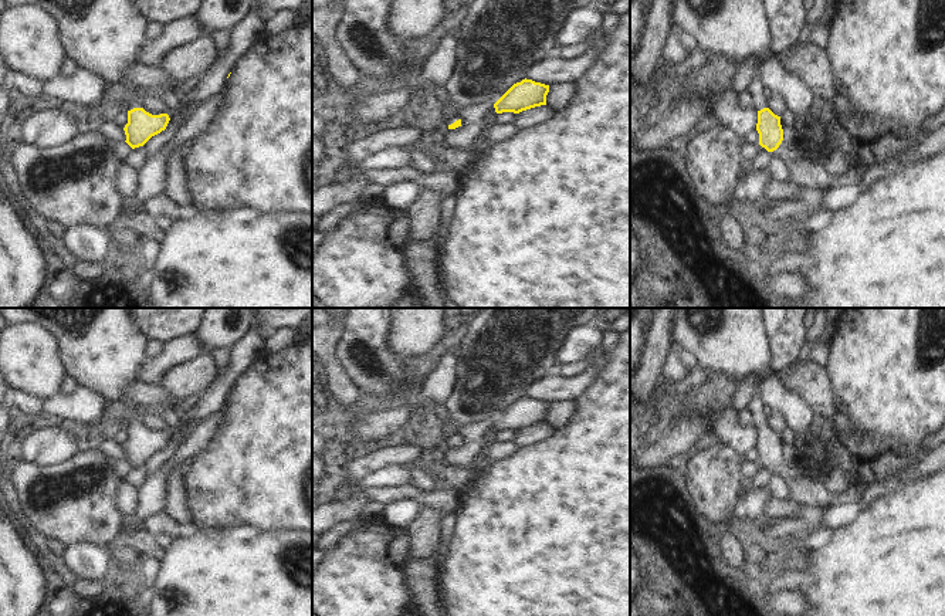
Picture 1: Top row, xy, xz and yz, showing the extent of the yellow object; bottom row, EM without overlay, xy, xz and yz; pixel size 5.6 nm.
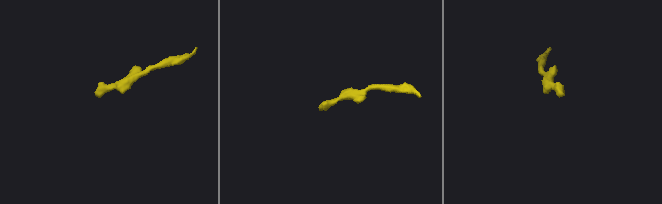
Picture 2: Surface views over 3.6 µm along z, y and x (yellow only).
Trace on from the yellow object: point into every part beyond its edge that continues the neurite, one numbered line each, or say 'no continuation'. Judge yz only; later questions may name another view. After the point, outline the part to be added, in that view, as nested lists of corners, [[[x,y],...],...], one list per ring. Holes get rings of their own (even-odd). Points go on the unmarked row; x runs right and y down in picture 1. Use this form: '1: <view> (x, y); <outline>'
1: yz (756, 406); [[[758,392],[749,405],[756,429],[766,426],[766,416],[762,412],[763,407],[765,407],[765,405],[762,403],[761,393]]]

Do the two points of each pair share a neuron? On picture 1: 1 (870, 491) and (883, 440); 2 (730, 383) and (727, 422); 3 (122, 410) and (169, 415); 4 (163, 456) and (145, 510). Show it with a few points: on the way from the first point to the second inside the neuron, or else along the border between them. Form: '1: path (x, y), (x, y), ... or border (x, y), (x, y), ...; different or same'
1: border (903, 469), (867, 486); different
2: path (725, 393), (725, 412); same
3: path (134, 410), (158, 409); same
4: border (183, 440), (173, 454), (146, 479); different

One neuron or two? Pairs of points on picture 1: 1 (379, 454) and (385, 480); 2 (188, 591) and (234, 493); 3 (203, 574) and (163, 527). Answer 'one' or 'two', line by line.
1: two
2: two
3: two

